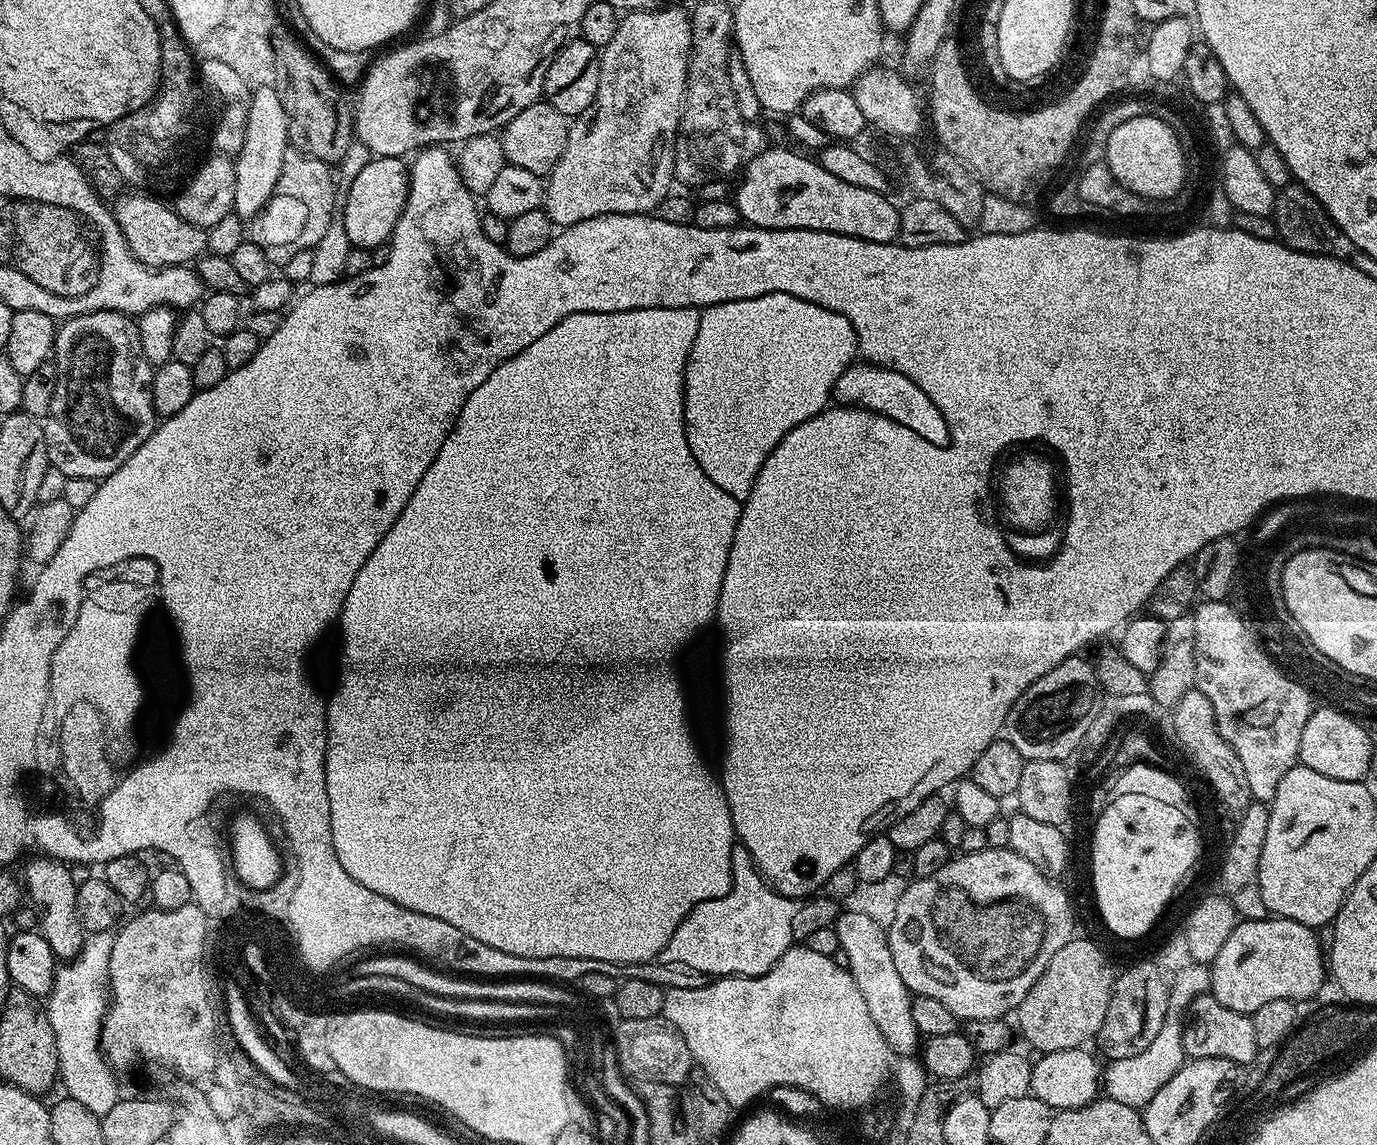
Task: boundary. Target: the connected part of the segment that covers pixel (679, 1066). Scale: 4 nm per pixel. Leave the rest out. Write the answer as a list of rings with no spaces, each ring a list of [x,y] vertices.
[[[660,1016],[654,1018],[621,1019],[620,1032],[614,1036],[614,1047],[621,1069],[625,1073],[644,1072],[647,1079],[663,1084],[680,1086],[691,1077],[694,1061],[686,1046],[686,1038],[677,1036],[672,1023]]]

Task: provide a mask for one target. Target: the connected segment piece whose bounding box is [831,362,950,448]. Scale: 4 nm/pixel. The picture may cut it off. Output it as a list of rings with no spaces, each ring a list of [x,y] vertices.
[[[853,362],[838,378],[831,395],[837,405],[860,408],[885,416],[898,426],[908,429],[917,441],[924,441],[933,448],[946,444],[944,438],[950,434],[950,430],[946,430],[946,418],[942,418],[942,410],[934,406],[930,394],[926,394],[922,386],[894,368],[881,367],[873,362],[861,363]]]

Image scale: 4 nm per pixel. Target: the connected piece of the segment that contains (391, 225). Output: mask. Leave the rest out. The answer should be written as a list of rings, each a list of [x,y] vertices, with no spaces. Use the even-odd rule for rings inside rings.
[[[377,156],[372,158],[369,164],[359,171],[358,176],[347,183],[347,186],[348,193],[342,199],[342,219],[345,232],[349,235],[349,242],[352,246],[358,248],[376,250],[380,243],[383,245],[391,237],[392,232],[396,229],[398,218],[406,206],[406,198],[408,197],[408,168],[405,161],[399,156]]]

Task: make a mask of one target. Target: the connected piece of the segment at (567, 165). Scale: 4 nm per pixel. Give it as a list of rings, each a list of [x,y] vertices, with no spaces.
[[[660,8],[647,12],[629,12],[621,19],[618,30],[614,30],[614,38],[610,38],[608,45],[600,52],[600,73],[598,74],[598,94],[594,94],[594,102],[585,112],[575,117],[569,123],[566,150],[562,150],[562,158],[558,158],[552,171],[547,173],[544,186],[544,213],[551,218],[552,223],[561,229],[566,229],[571,224],[586,222],[590,218],[609,216],[610,214],[641,214],[655,213],[656,208],[673,191],[674,177],[676,174],[676,138],[680,126],[680,117],[684,106],[684,91],[688,85],[688,61],[692,59],[692,21],[687,11],[680,8]]]

